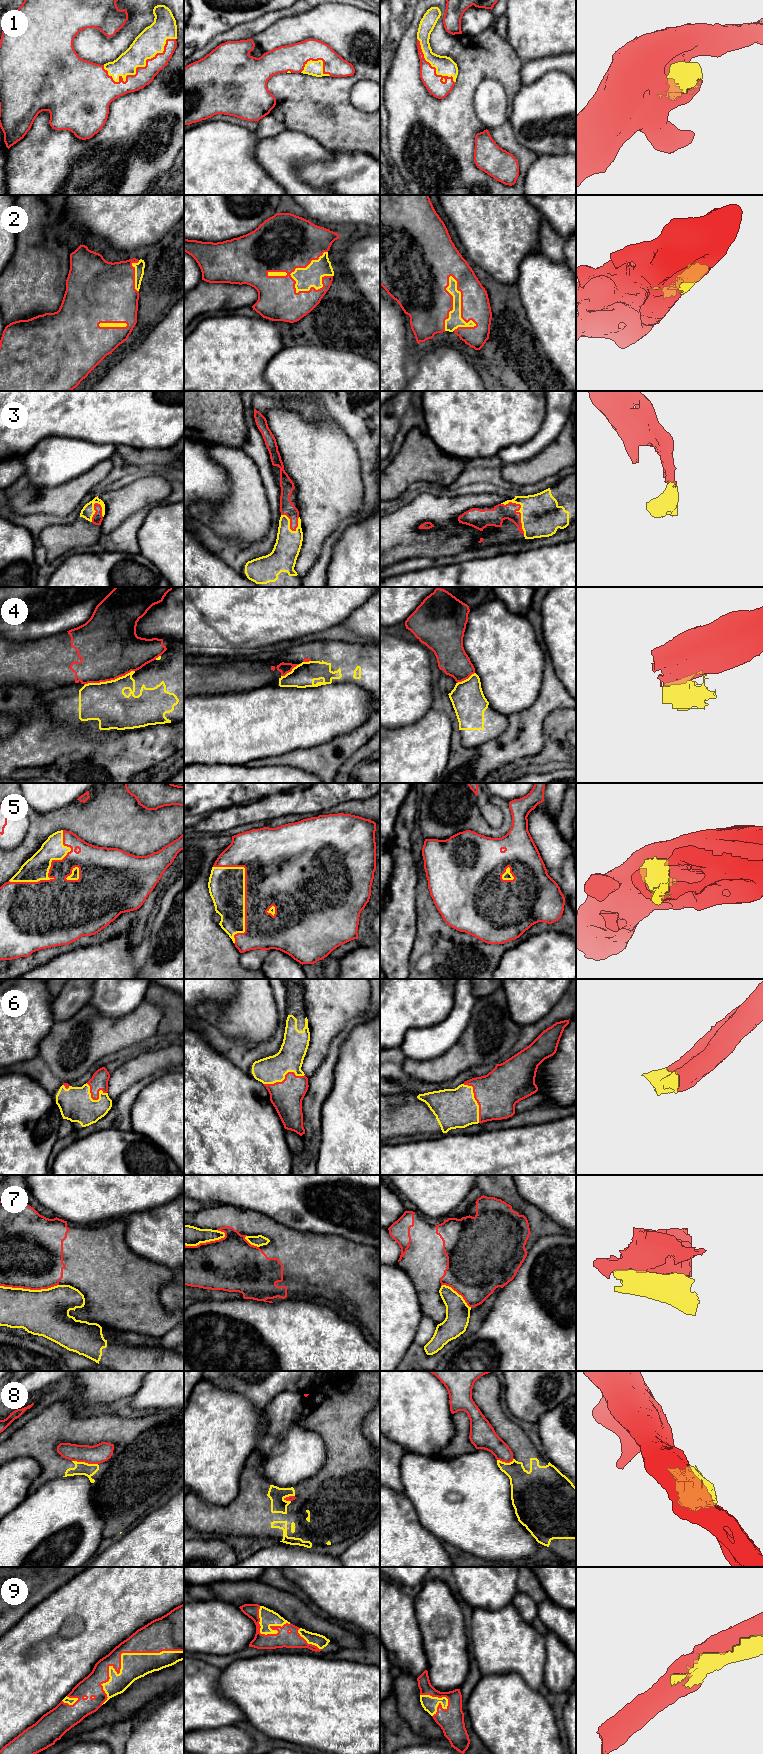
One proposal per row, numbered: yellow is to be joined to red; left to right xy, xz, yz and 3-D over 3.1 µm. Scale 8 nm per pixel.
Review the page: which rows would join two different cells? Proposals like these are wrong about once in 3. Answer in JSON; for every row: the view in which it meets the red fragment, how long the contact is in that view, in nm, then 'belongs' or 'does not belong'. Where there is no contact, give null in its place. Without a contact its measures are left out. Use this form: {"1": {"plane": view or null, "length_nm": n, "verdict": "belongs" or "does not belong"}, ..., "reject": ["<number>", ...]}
{"1": {"plane": "xy", "length_nm": 650, "verdict": "belongs"}, "2": {"plane": "yz", "length_nm": 460, "verdict": "belongs"}, "3": {"plane": "yz", "length_nm": 320, "verdict": "belongs"}, "4": {"plane": "xy", "length_nm": 420, "verdict": "does not belong"}, "5": {"plane": "xz", "length_nm": 650, "verdict": "belongs"}, "6": {"plane": "yz", "length_nm": 340, "verdict": "belongs"}, "7": {"plane": "xy", "length_nm": 480, "verdict": "does not belong"}, "8": {"plane": "xy", "length_nm": 220, "verdict": "does not belong"}, "9": {"plane": "xy", "length_nm": 800, "verdict": "belongs"}, "reject": ["4", "7", "8"]}

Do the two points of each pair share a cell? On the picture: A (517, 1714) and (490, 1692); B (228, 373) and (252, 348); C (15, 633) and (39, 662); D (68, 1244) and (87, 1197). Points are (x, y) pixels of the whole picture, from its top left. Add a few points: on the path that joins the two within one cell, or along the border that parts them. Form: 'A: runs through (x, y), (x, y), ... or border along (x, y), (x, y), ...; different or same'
A: runs through (510, 1712), (497, 1699); same
B: runs through (233, 367), (246, 354); same
C: border along (44, 637), (28, 640), (10, 640); different
D: border along (56, 1216), (79, 1224), (100, 1223); different

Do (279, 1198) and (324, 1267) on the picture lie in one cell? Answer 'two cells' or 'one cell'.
two cells

